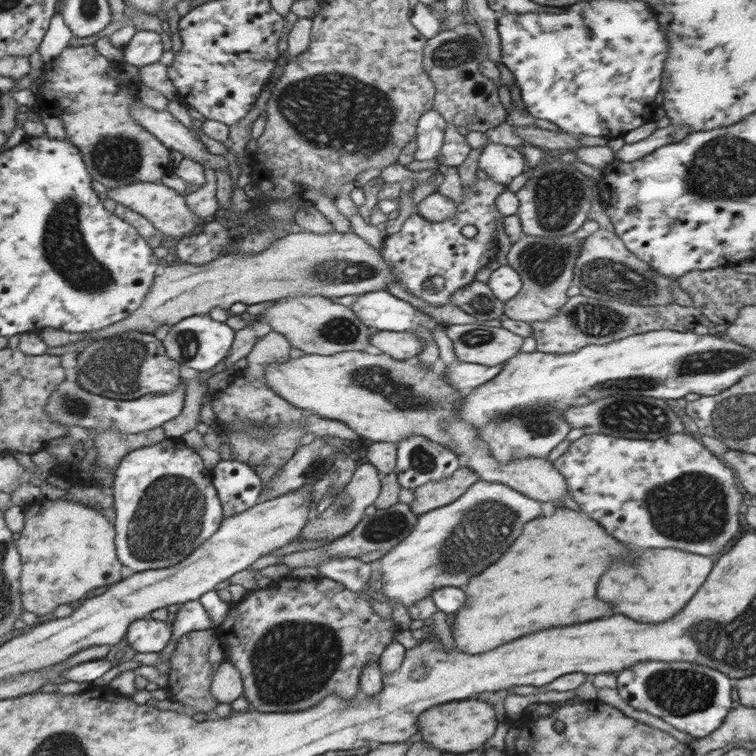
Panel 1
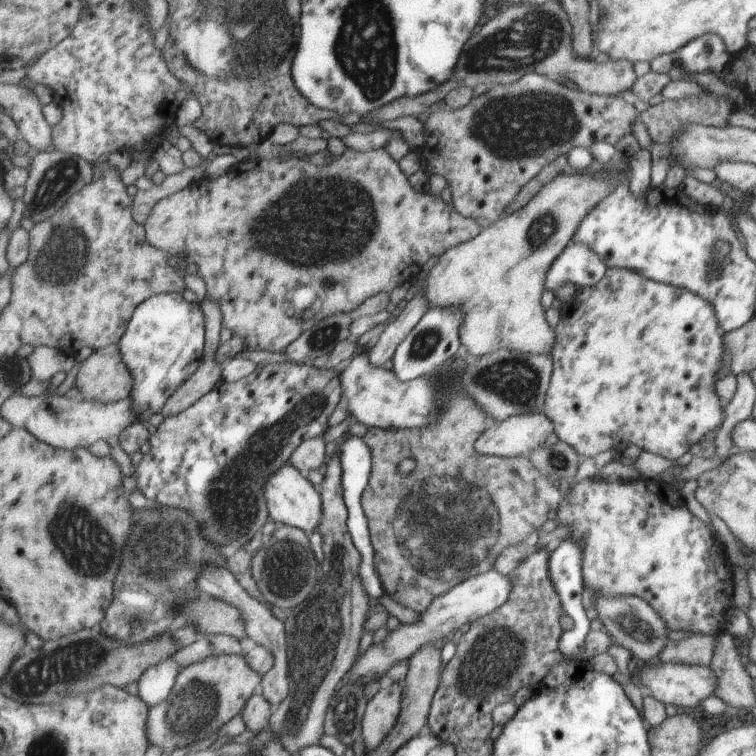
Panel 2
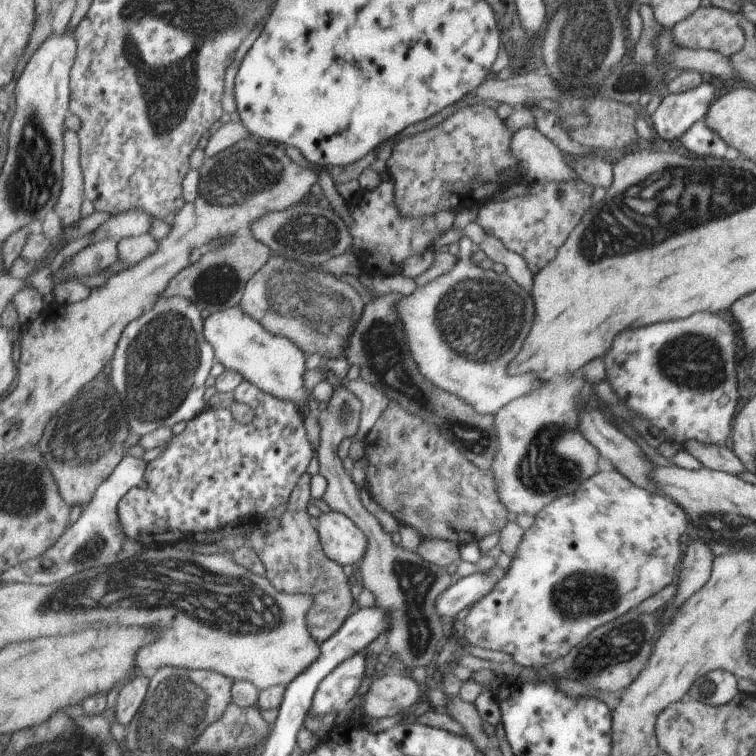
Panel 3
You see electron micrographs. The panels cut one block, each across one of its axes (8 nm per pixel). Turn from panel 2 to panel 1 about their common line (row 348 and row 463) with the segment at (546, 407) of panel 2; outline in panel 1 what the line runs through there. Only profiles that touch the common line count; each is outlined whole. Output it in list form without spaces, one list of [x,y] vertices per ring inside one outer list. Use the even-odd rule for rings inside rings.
[[[581,434],[571,441],[553,465],[566,480],[569,496],[591,520],[598,521],[615,540],[639,548],[677,548],[701,556],[713,556],[739,530],[737,504],[741,494],[733,486],[733,474],[691,435],[669,434],[657,440],[627,440],[604,434]]]

